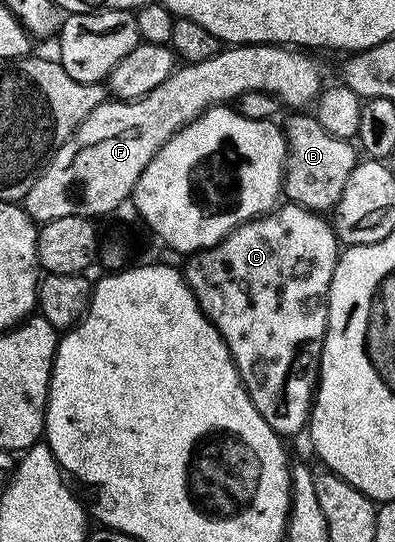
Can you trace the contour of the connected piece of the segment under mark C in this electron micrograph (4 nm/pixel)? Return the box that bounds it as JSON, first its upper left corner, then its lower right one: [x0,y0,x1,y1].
[185,202,341,437]

